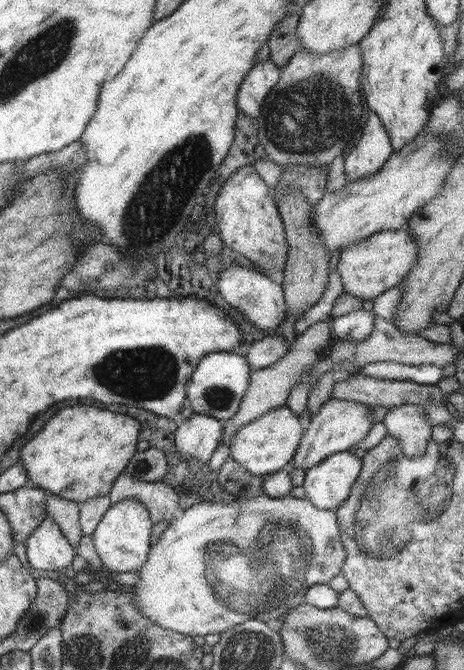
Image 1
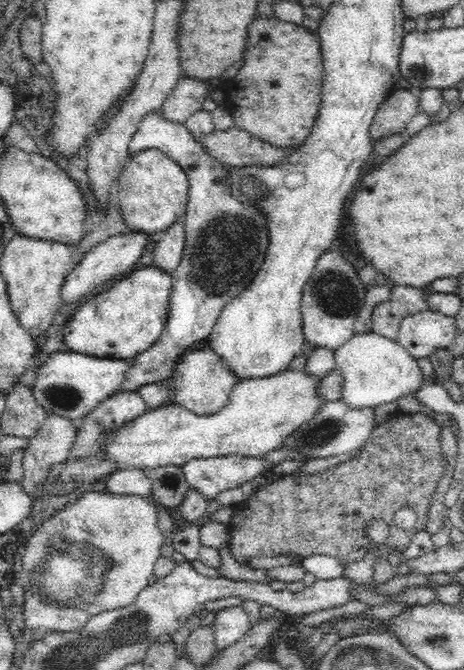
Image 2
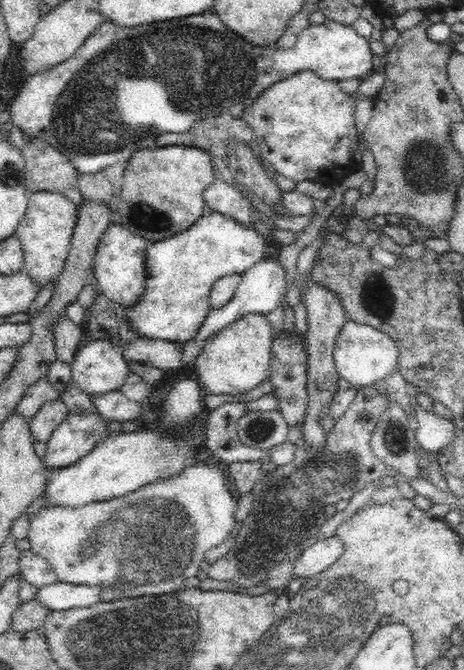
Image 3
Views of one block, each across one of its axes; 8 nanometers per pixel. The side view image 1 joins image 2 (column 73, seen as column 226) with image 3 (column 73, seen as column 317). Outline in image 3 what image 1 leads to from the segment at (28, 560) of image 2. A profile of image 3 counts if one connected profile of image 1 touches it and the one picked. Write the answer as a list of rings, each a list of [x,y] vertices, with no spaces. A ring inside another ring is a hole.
[[[192,463],[186,465],[186,468],[182,470],[182,474],[178,476],[170,477],[163,482],[154,482],[150,485],[144,485],[138,490],[129,492],[119,498],[113,498],[110,500],[92,502],[81,506],[80,508],[66,508],[65,506],[50,506],[50,508],[41,508],[39,512],[33,514],[29,520],[29,527],[27,535],[30,544],[30,550],[43,558],[48,564],[56,571],[59,581],[65,583],[72,583],[75,585],[88,585],[94,586],[94,584],[104,583],[106,588],[102,590],[102,601],[110,602],[111,600],[118,600],[121,598],[130,598],[137,596],[154,596],[166,594],[168,592],[175,592],[180,588],[187,578],[196,576],[199,571],[199,564],[205,559],[205,554],[212,548],[222,544],[225,538],[230,536],[230,532],[234,530],[234,526],[239,523],[236,522],[237,508],[238,508],[238,496],[236,493],[228,487],[230,482],[227,470],[225,466],[221,464],[200,464]]]

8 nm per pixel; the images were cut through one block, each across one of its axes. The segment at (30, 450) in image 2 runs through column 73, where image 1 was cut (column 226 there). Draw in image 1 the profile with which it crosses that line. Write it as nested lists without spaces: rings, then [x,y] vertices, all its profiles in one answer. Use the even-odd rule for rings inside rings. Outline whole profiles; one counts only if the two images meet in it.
[[[328,316],[327,319],[315,322],[309,327],[296,335],[292,348],[286,352],[280,360],[277,360],[270,368],[263,368],[261,370],[253,370],[249,374],[249,384],[245,395],[242,397],[237,412],[231,418],[229,417],[223,422],[223,434],[221,440],[229,446],[235,432],[243,426],[253,422],[255,418],[264,416],[269,410],[278,407],[286,407],[286,400],[289,396],[291,388],[300,382],[302,375],[309,371],[323,355],[323,352],[329,347],[333,338],[332,333],[332,319]]]

